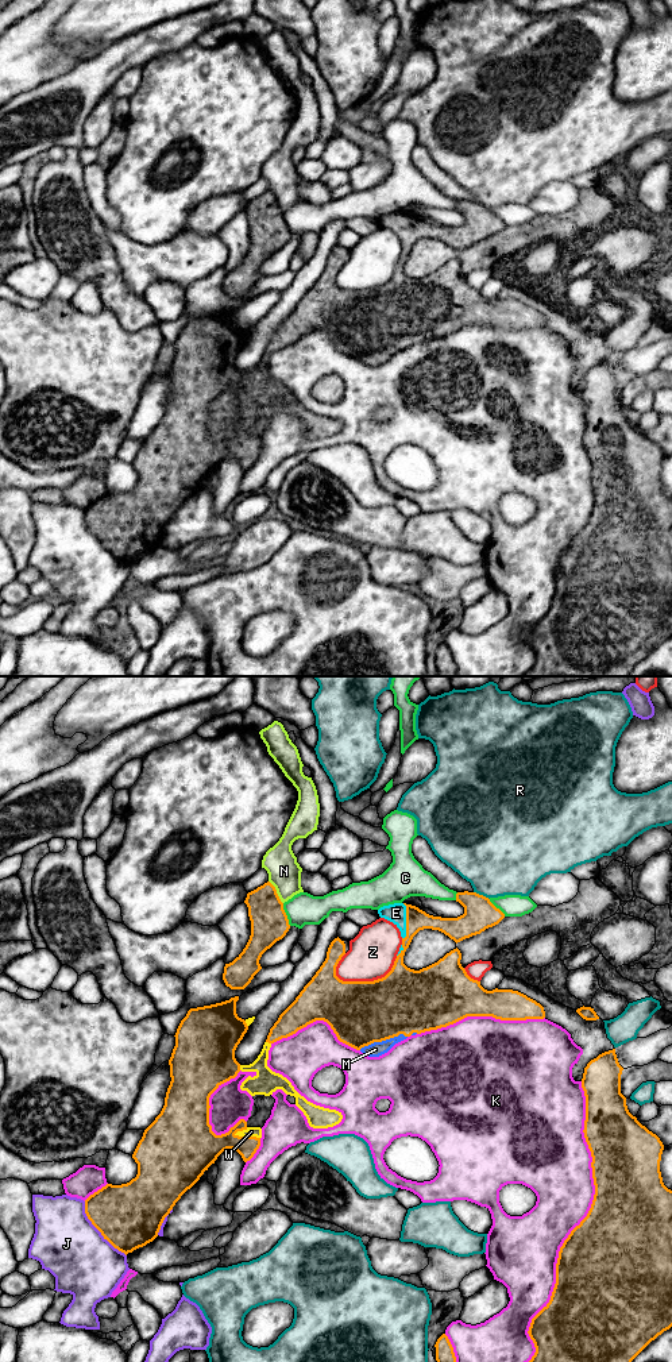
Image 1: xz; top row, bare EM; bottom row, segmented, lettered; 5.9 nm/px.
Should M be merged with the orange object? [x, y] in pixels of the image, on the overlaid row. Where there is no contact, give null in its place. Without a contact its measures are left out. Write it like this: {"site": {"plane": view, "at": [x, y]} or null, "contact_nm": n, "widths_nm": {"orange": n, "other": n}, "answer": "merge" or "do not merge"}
{"site": {"plane": "xz", "at": [382, 1040]}, "contact_nm": 300, "widths_nm": {"orange": 380, "other": 90}, "answer": "merge"}

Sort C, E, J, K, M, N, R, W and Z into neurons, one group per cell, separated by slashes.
C / E M W / J / K / N / R / Z

